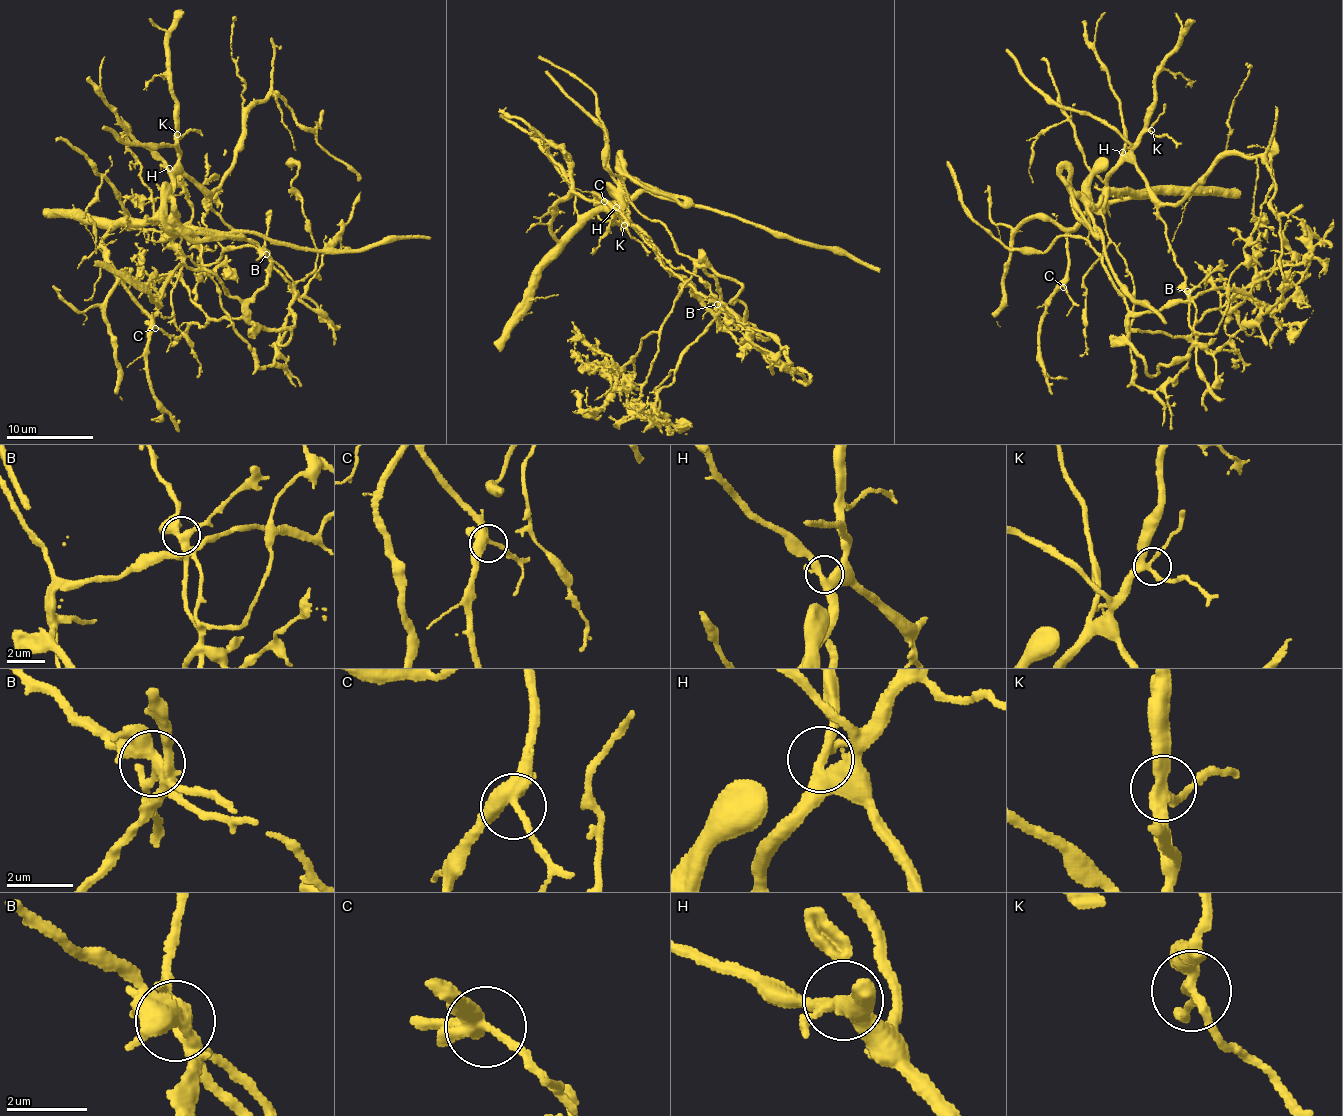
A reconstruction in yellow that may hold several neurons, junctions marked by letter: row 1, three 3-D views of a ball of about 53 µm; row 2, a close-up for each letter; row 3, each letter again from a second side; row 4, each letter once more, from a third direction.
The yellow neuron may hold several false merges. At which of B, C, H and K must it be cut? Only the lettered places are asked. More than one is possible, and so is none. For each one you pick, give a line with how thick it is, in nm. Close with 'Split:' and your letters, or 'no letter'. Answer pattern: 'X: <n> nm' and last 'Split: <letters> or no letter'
B: 400 nm
Split: B

